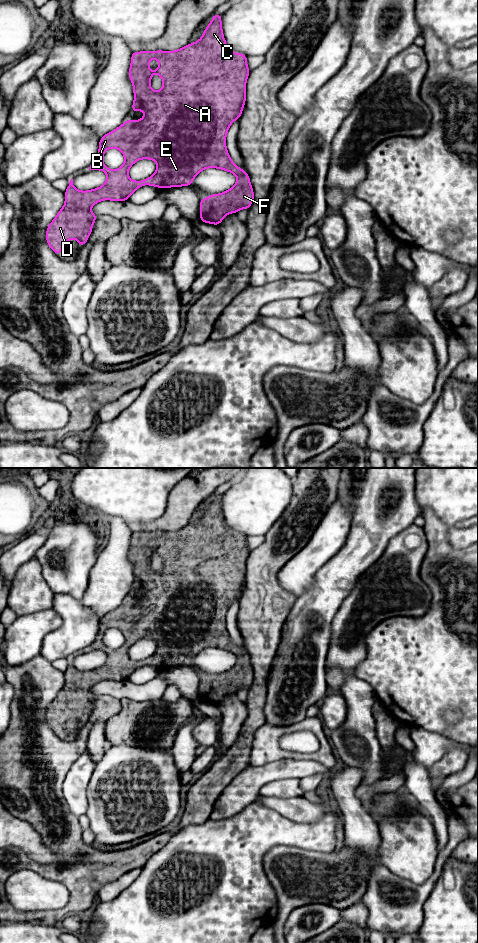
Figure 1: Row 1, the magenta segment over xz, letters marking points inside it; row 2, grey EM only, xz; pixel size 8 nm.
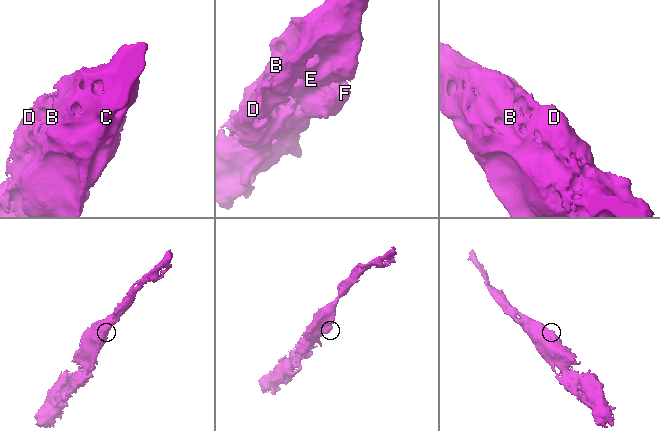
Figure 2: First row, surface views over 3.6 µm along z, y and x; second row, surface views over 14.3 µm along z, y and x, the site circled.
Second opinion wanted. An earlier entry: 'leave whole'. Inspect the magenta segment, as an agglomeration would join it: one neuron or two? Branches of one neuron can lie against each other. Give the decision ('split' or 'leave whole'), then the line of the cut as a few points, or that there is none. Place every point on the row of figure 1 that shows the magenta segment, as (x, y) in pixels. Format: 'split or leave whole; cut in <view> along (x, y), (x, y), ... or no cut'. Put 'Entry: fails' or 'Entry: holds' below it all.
leave whole; no cut
Entry: holds

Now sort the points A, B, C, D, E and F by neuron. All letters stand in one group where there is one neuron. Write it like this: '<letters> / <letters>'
A B C D E F

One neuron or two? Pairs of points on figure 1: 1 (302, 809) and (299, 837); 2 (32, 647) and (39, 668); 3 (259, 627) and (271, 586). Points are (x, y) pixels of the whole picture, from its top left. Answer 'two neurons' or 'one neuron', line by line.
1: two neurons
2: two neurons
3: one neuron

